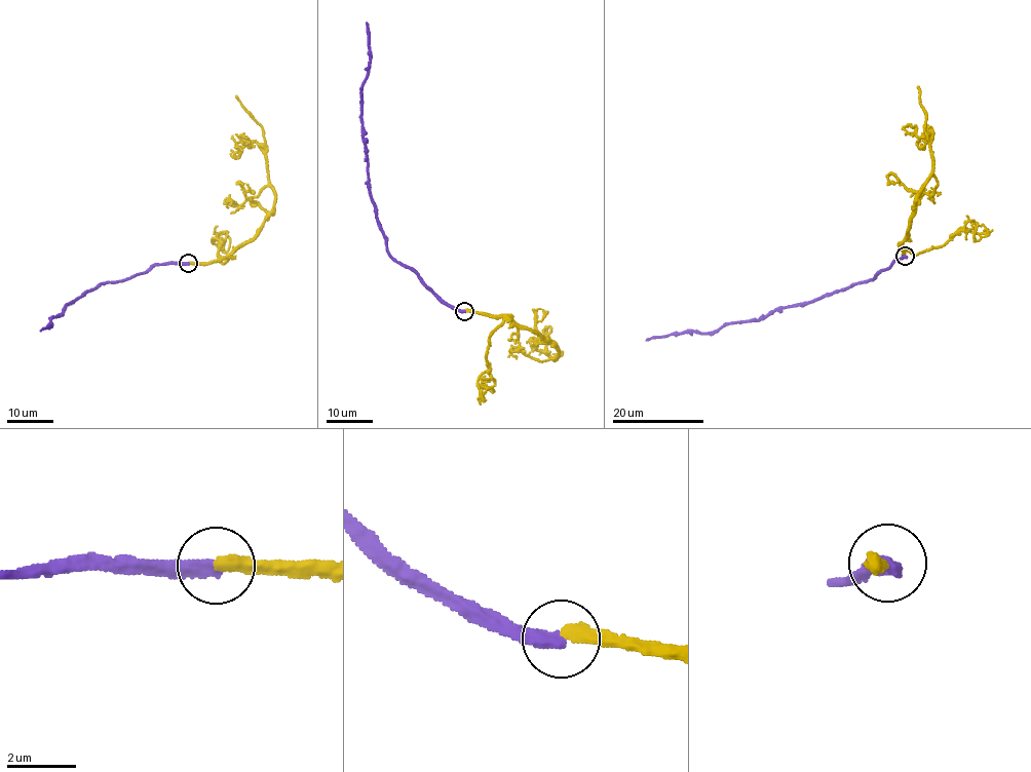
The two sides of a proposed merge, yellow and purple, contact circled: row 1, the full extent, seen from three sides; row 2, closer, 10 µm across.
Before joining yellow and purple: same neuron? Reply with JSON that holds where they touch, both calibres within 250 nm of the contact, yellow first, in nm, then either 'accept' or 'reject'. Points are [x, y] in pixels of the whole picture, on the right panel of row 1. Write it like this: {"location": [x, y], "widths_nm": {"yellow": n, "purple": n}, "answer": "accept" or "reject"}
{"location": [905, 256], "widths_nm": {"yellow": 360, "purple": 400}, "answer": "reject"}

